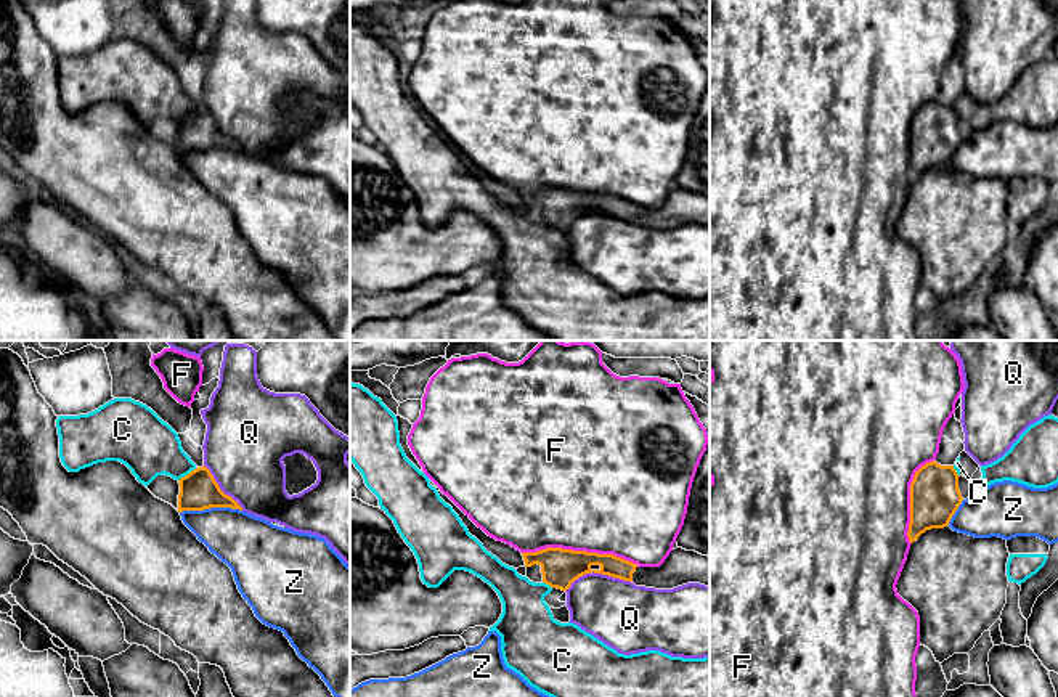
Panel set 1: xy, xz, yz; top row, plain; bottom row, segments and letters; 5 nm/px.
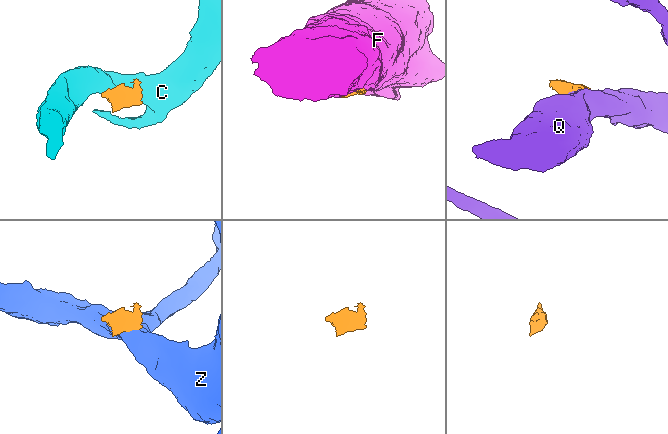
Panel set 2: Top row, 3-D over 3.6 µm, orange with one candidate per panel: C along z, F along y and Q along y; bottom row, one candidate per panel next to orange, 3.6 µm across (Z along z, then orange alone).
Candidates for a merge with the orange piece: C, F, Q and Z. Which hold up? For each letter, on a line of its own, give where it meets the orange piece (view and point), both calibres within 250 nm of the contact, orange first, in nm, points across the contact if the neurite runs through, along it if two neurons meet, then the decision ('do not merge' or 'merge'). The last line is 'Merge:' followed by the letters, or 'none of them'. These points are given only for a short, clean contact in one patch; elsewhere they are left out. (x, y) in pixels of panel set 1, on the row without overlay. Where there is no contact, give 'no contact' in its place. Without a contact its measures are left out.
C: xy (188, 114) | 190/300 nm | along xy (195, 108), (179, 121) | do not merge
F: xz (580, 191) | 190/500 nm | do not merge
Q: xz (596, 212) | 190/320 nm | do not merge
Z: xy (211, 146) | 190/280 nm | along xy (241, 150), (204, 148), (183, 150), (180, 153) | do not merge
Merge: none of them

